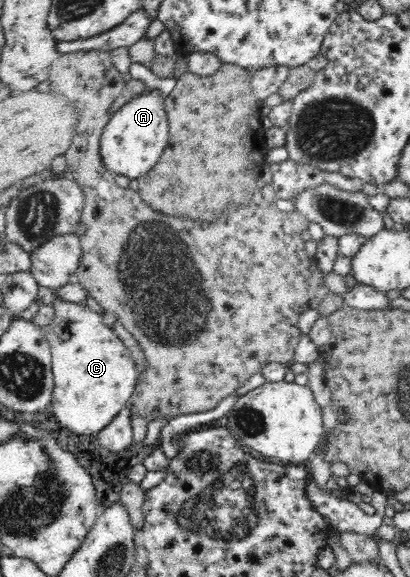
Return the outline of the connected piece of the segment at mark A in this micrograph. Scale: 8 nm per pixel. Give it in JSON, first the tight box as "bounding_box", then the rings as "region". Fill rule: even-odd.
{"bounding_box":[100,89,169,179],"region":[[[149,89],[112,113],[101,134],[100,151],[105,167],[113,174],[138,179],[159,162],[168,144],[169,119],[165,111],[165,97],[159,89]]]}

